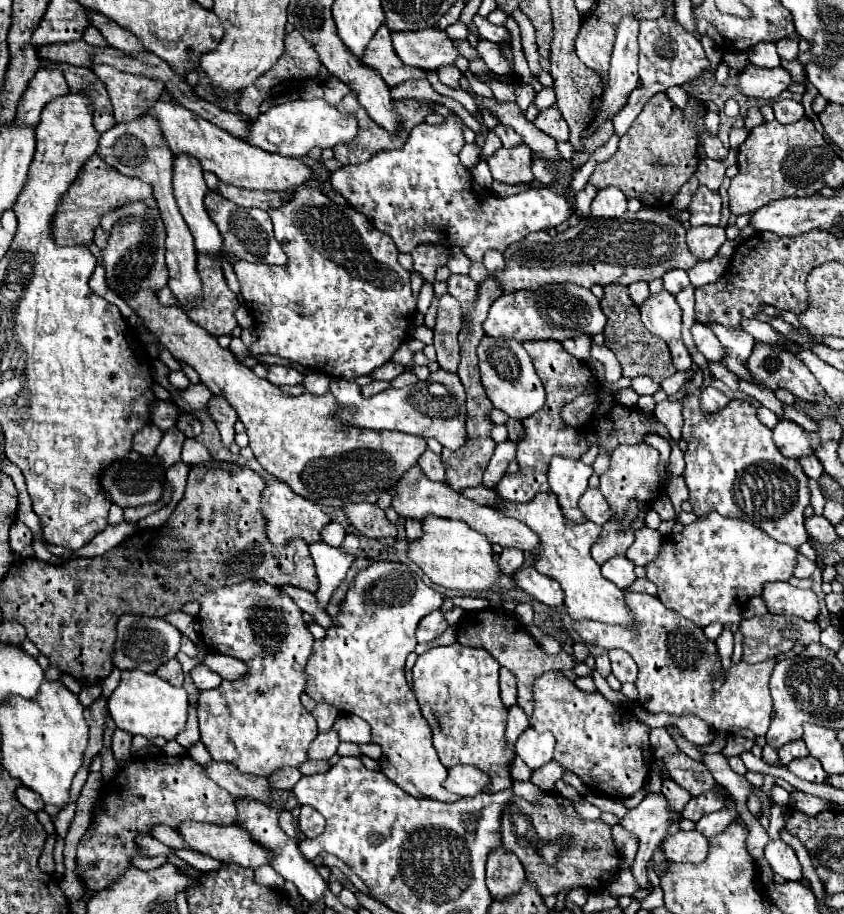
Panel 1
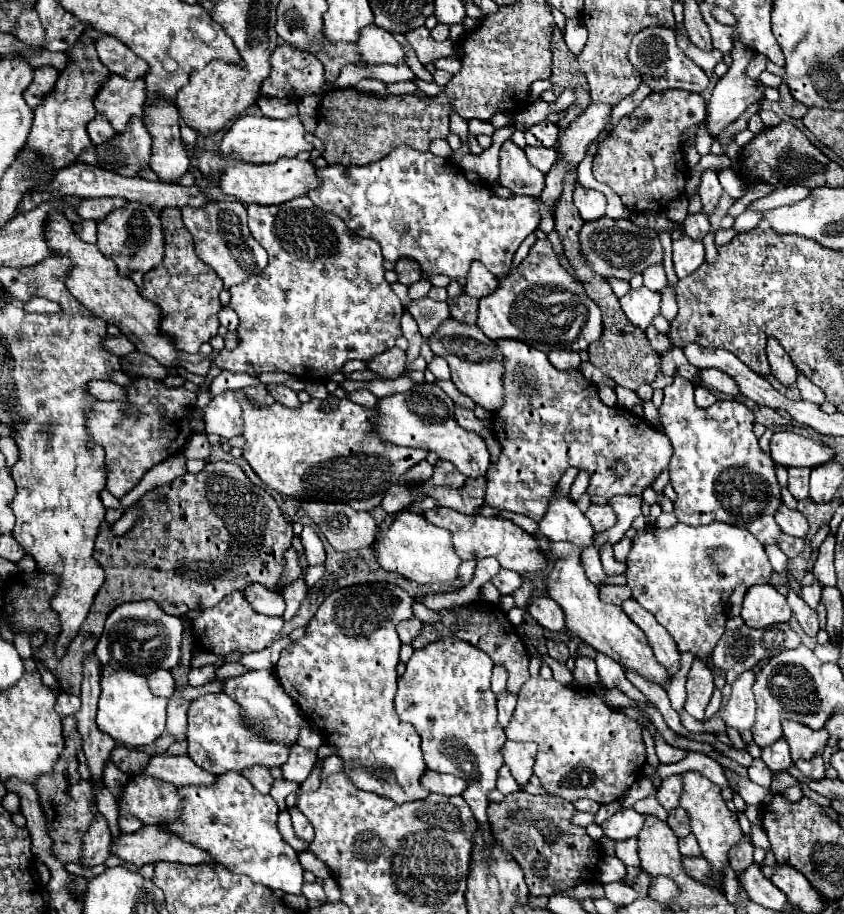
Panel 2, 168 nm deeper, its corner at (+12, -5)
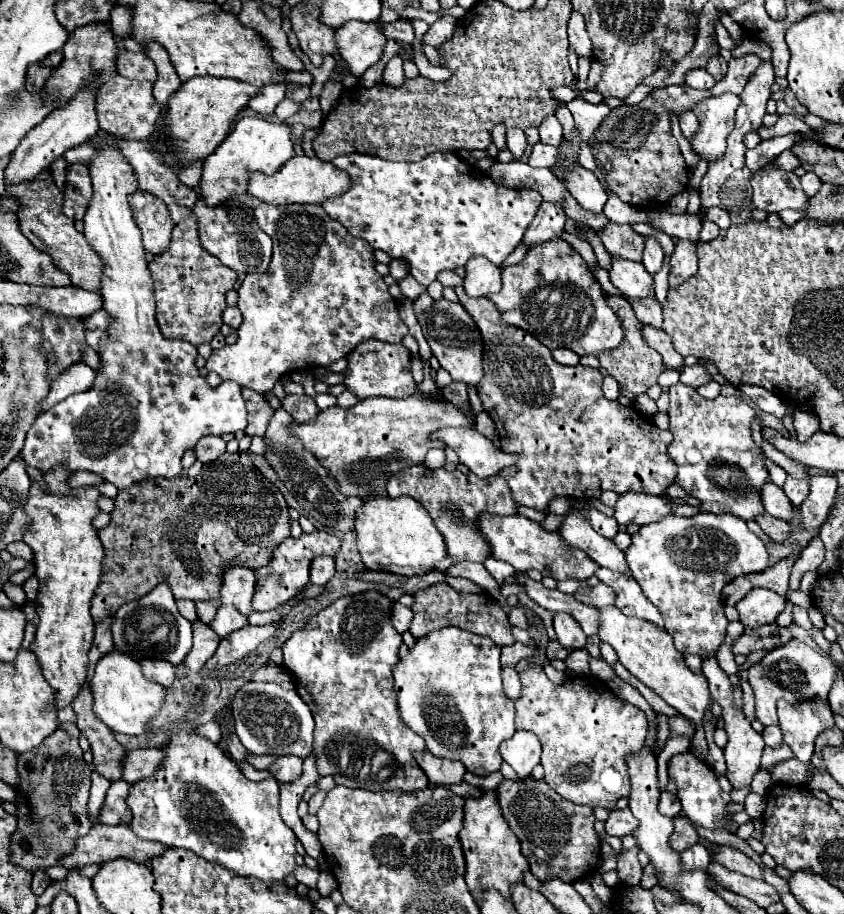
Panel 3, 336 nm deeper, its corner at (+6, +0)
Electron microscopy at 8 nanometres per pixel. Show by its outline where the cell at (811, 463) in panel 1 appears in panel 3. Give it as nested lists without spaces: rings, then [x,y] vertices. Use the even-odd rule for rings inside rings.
[[[810,473],[802,479],[796,479],[796,477],[788,477],[786,483],[784,483],[784,493],[788,495],[788,499],[798,507],[802,505],[802,501],[806,499],[808,495],[808,479],[810,479]]]

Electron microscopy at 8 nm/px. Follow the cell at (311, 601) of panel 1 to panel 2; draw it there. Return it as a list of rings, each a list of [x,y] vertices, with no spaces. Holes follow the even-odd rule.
[[[250,584],[248,588],[242,590],[242,594],[246,596],[250,606],[258,614],[282,616],[282,612],[284,612],[284,598],[282,598],[282,594],[272,592],[266,586],[262,586],[262,584]]]

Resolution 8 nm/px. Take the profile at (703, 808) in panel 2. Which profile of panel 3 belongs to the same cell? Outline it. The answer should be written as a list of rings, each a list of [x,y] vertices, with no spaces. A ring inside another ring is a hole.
[[[680,753],[674,755],[668,761],[668,775],[676,781],[678,787],[678,799],[682,801],[682,813],[696,825],[704,829],[724,829],[730,823],[730,813],[726,809],[726,801],[722,799],[722,789],[718,785],[716,773],[700,759],[696,759],[692,753]]]

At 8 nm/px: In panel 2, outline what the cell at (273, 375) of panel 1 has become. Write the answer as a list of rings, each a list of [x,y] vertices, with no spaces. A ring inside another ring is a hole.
[[[270,384],[266,386],[268,392],[274,396],[274,400],[286,408],[298,408],[300,406],[300,400],[296,396],[294,390],[290,390],[288,386],[280,386],[280,384]]]

